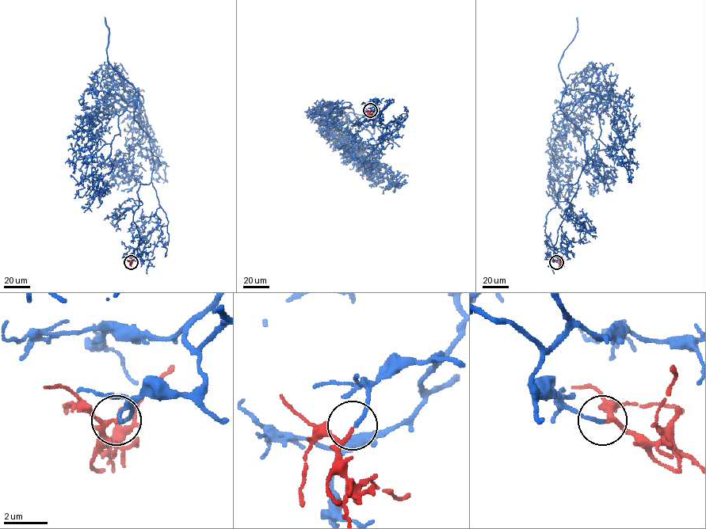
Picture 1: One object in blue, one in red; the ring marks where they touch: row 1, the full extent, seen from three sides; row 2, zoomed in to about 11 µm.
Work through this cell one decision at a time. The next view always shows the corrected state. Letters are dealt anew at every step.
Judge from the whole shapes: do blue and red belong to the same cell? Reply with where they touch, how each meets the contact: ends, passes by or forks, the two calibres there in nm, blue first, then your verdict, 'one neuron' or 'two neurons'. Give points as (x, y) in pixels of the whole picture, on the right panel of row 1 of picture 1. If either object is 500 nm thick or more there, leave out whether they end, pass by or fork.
at (556, 262); blue ends there; red passes by; 170 nm thick on the blue side, 120 nm on the other; one neuron

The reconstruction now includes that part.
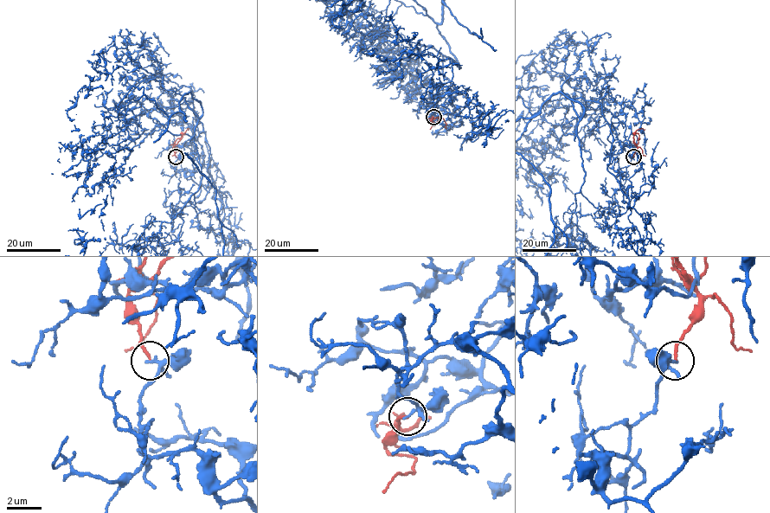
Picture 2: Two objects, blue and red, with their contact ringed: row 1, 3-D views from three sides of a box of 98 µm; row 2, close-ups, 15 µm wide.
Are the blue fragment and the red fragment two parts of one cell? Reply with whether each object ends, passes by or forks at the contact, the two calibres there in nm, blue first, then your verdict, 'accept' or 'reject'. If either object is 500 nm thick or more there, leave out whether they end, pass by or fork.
blue forks | red ends | 120/150 nm | reject

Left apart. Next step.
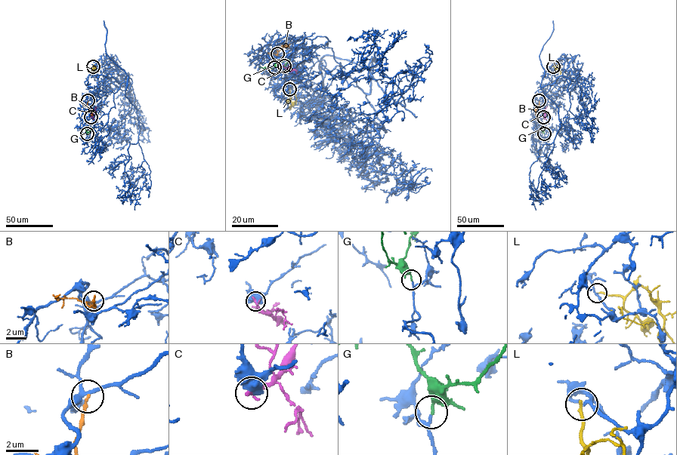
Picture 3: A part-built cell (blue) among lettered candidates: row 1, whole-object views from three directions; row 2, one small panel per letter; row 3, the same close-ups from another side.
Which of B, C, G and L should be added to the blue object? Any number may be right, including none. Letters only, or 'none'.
G

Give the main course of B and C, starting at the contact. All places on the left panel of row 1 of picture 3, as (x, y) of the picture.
B: (88, 100), (88, 108), (93, 115)
C: (91, 117), (96, 106)

